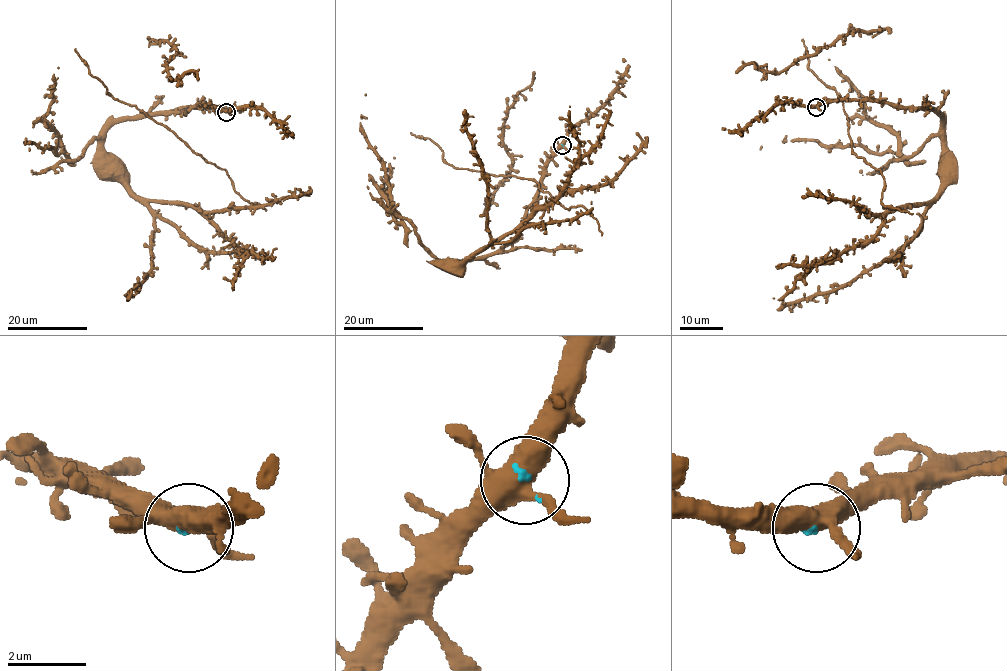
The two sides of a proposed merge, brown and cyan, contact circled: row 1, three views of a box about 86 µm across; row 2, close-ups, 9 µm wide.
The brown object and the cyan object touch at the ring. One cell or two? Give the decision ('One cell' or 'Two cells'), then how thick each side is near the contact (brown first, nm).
One cell. Thickness 480 nm (brown) against 80 nm

